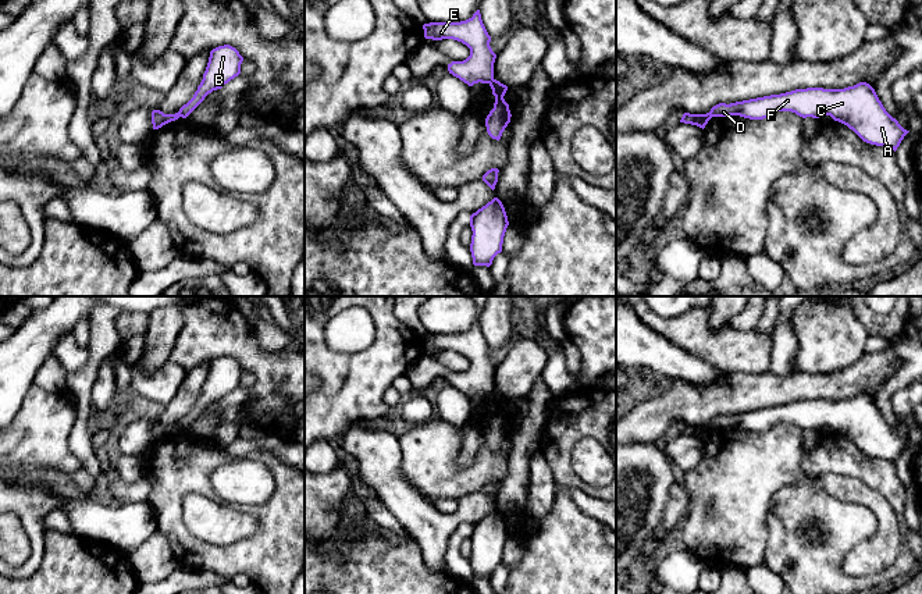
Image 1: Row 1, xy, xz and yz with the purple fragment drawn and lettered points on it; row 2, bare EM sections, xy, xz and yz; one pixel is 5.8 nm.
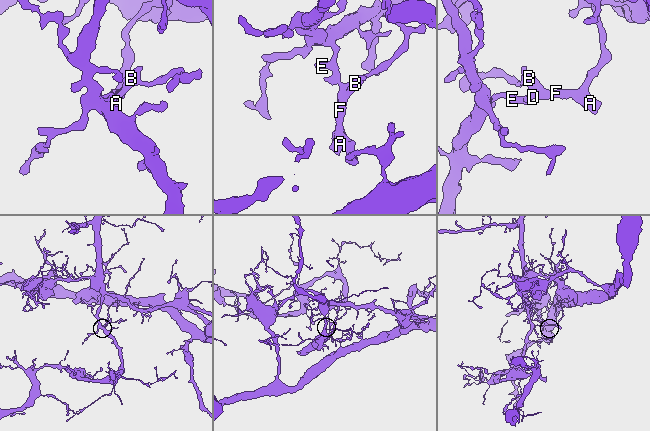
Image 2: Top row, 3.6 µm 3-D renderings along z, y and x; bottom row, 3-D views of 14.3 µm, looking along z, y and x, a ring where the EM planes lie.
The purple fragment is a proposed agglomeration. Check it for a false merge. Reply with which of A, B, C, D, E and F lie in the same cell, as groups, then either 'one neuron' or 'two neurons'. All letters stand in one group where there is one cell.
A B C D F / E; two neurons

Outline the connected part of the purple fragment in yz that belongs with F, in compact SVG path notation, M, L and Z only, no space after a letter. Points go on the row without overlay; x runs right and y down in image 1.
M866 394L844 401L807 399L730 416L719 415L711 420L709 427L763 431L776 423L791 423L802 430L830 427L864 453L894 463L909 444L886 423L875 401Z

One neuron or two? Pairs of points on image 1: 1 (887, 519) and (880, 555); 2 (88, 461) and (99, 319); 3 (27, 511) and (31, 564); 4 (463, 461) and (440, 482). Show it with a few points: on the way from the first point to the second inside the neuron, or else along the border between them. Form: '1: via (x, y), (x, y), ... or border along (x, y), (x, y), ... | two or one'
1: via (887, 527), (883, 547) | one
2: via (81, 426), (81, 381), (89, 373), (96, 354) | one
3: via (34, 523), (36, 551) | one
4: border along (462, 434), (462, 450), (456, 462), (458, 469) | two

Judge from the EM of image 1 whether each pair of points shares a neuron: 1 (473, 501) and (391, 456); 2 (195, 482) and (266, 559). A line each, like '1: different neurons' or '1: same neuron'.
1: same neuron
2: same neuron

